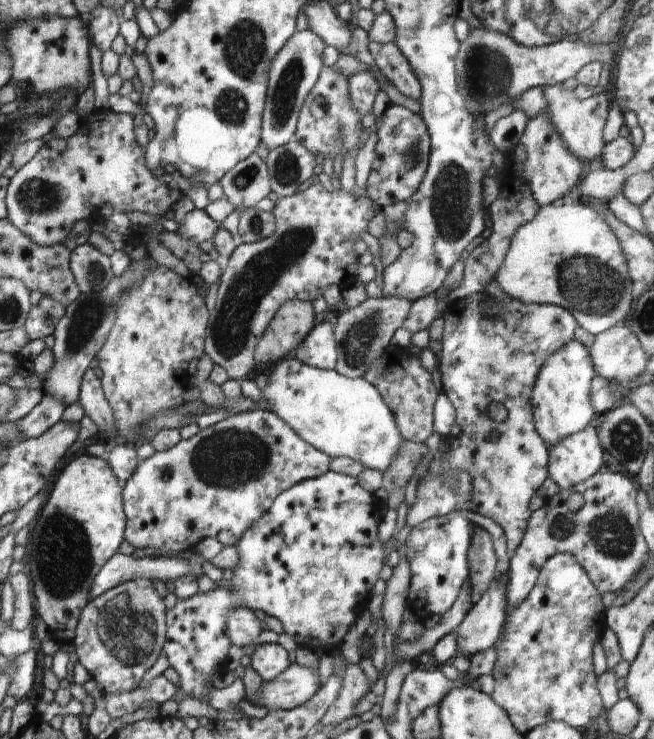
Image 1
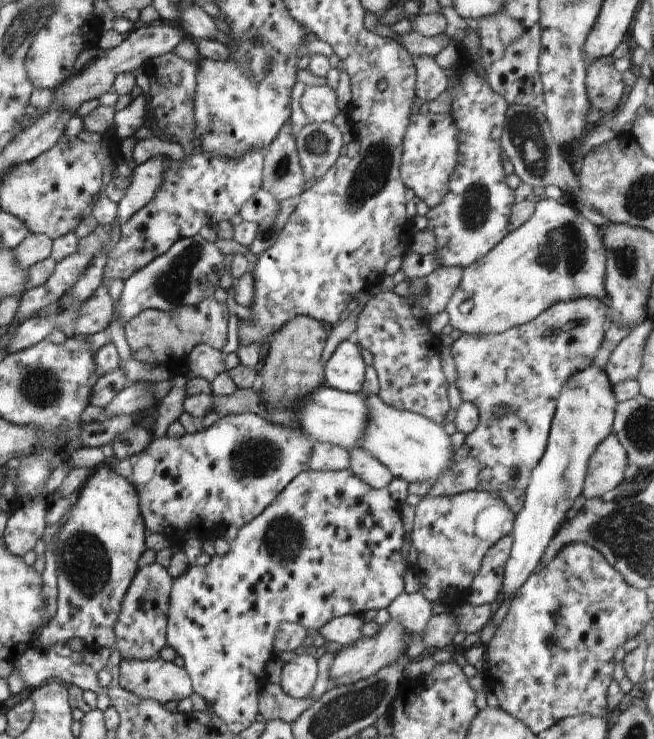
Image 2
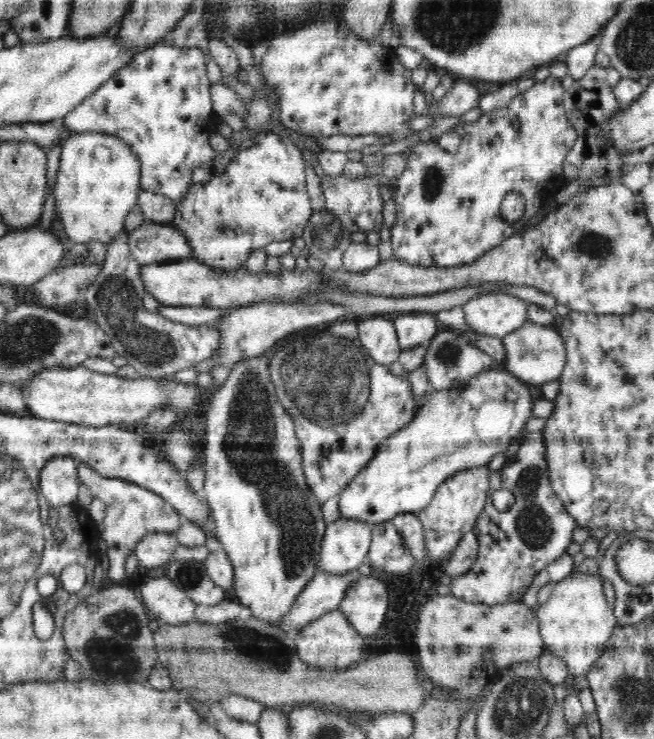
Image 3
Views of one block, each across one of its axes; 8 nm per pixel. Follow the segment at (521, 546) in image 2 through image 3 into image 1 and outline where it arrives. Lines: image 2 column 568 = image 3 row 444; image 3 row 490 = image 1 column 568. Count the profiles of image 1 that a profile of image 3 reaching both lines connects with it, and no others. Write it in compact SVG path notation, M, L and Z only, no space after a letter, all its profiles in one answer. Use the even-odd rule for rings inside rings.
M575 340L563 344L562 348L559 348L555 353L549 354L549 357L544 360L531 392L530 406L534 415L536 432L547 444L548 449L557 442L562 441L563 438L582 430L588 423L598 422L600 417L596 418L590 398L590 387L594 376L596 374L588 348Z

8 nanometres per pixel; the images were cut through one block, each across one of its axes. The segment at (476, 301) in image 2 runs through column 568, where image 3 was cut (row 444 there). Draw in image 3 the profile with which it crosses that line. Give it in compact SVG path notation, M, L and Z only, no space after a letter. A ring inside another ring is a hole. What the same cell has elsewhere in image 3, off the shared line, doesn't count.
M259 355L250 359L244 359L232 366L231 373L227 380L220 385L210 396L210 404L206 404L206 413L201 421L205 427L205 483L202 488L202 495L210 507L211 518L215 523L215 537L224 547L224 552L228 555L234 569L232 598L238 600L243 606L250 608L254 617L262 619L267 623L278 625L284 616L295 606L295 602L304 590L304 587L313 579L320 560L320 546L325 528L324 514L322 507L318 506L316 498L312 495L310 487L306 482L303 471L303 460L301 455L301 443L295 435L293 417L286 413L286 409L278 403L275 395L275 386L269 377L269 359L265 355Z

